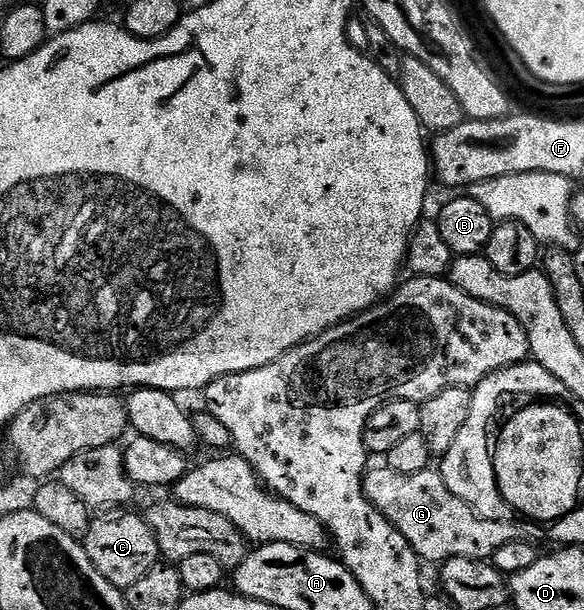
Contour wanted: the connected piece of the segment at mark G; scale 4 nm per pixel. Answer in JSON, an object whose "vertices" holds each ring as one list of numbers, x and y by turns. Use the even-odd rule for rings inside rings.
{"vertices":[[385,467,371,468,363,477,362,486,364,495,385,515,388,523,412,543,416,555,426,563,441,563,457,557,490,561,504,543,520,541,524,537,523,526,510,521,484,519,474,512,464,499,448,491,441,472,433,468,416,475,400,475]]}

